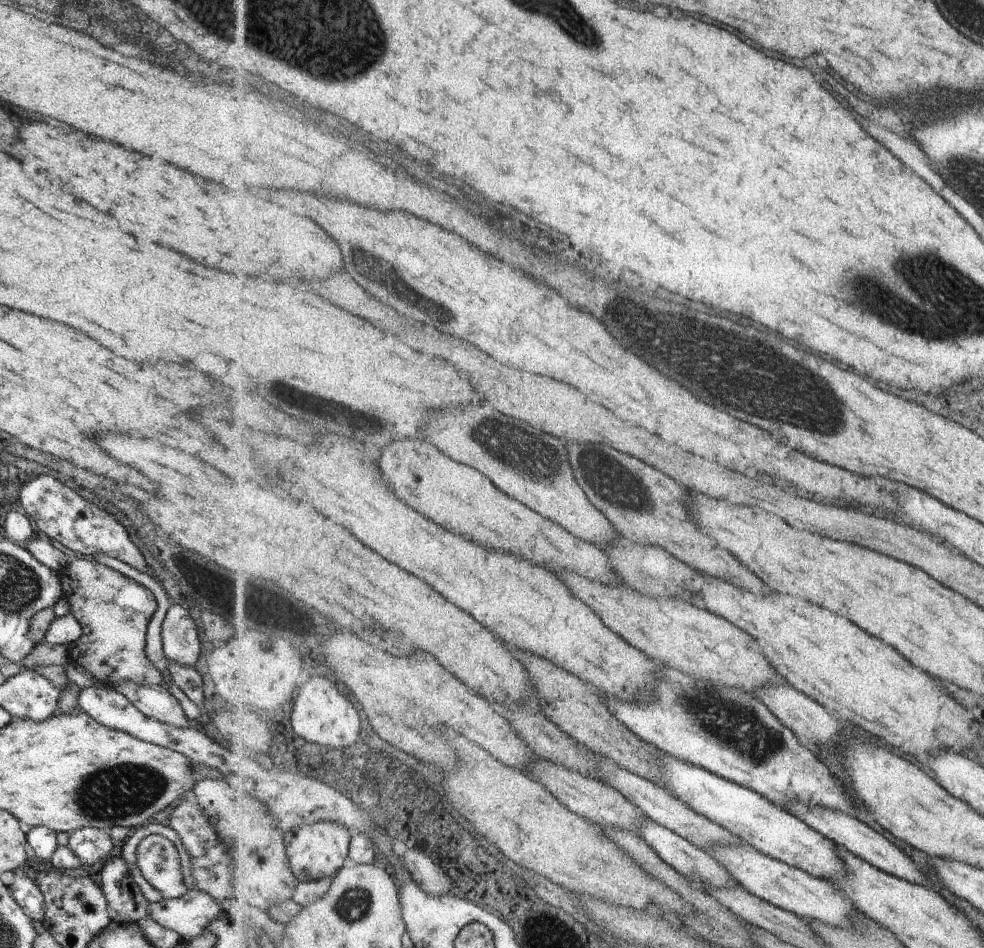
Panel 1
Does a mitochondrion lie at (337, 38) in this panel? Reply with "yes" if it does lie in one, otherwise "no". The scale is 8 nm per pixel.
yes

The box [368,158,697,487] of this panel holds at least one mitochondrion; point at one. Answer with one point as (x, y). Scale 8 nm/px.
(499, 440)

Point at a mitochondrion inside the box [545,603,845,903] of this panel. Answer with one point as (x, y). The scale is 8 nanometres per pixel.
(732, 722)

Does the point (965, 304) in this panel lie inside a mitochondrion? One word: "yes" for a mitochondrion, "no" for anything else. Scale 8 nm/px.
yes

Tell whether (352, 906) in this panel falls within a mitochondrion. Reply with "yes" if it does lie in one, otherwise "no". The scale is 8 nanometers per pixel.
yes

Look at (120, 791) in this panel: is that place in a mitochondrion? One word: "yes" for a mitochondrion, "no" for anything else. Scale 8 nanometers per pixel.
yes

